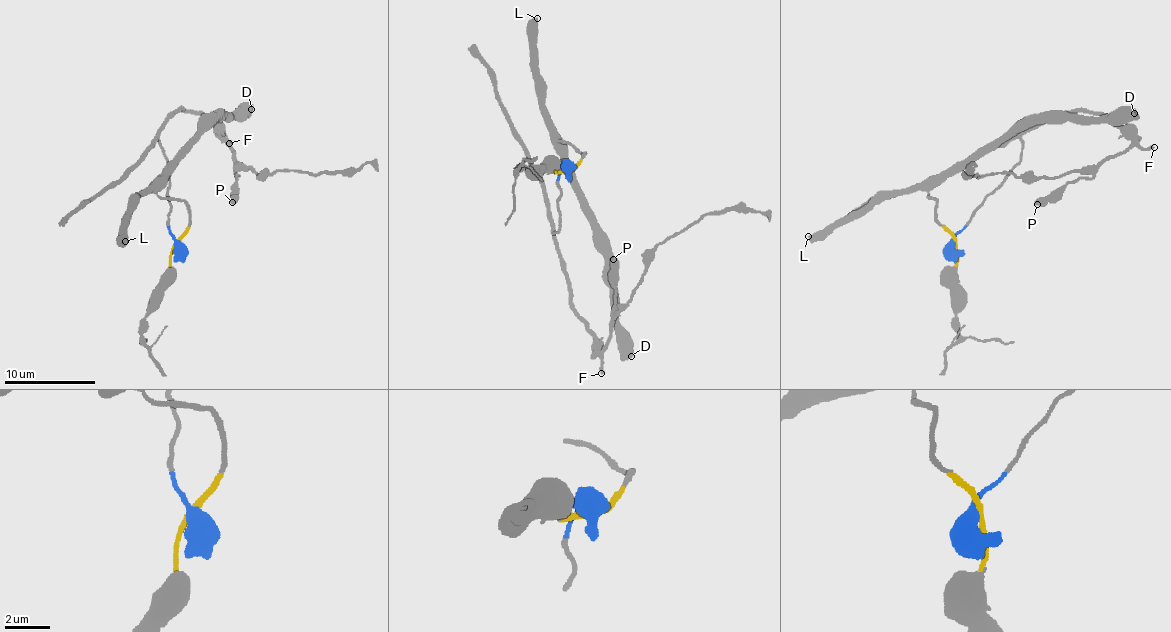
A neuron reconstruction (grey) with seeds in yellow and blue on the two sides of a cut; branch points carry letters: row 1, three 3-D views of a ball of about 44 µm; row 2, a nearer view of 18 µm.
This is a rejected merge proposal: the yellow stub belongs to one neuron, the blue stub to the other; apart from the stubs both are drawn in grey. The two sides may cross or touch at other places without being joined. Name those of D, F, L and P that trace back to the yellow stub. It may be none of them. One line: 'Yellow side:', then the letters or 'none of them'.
Yellow side: D, L

